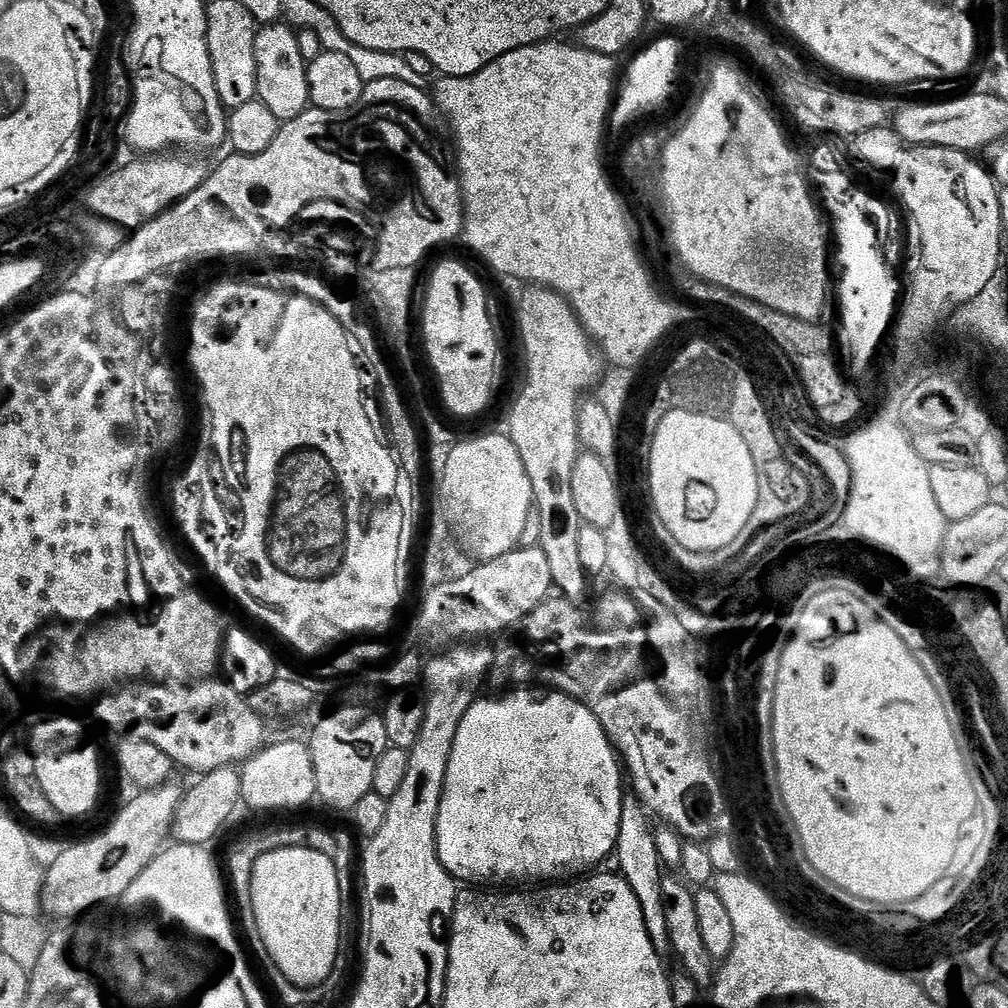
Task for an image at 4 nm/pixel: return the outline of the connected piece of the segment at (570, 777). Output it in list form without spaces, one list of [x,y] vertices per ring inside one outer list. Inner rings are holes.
[[[518,688],[496,695],[500,696],[492,696],[489,700],[476,699],[470,710],[466,710],[466,718],[462,718],[458,734],[454,734],[454,750],[450,750],[450,766],[446,766],[446,782],[436,819],[436,849],[442,866],[452,875],[453,880],[464,886],[544,886],[549,882],[563,881],[565,878],[576,878],[595,869],[600,866],[595,864],[602,863],[607,856],[609,859],[615,853],[618,826],[622,822],[622,802],[626,795],[626,784],[622,779],[622,764],[616,749],[608,741],[598,718],[594,718],[594,714],[586,705],[580,704],[572,696],[555,690],[534,688]],[[506,848],[508,856],[500,856],[500,862],[494,862],[494,854],[506,854]]]

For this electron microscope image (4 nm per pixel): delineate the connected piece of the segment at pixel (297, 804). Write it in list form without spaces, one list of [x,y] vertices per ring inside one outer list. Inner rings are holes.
[[[280,740],[277,744],[269,743],[260,749],[255,756],[245,760],[239,769],[240,799],[249,804],[256,812],[280,812],[283,808],[304,808],[311,800],[317,799],[314,782],[314,758],[310,754],[307,743],[300,740]]]

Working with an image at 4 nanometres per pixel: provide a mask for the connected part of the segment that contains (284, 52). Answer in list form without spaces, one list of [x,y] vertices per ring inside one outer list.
[[[282,22],[263,25],[255,36],[255,58],[258,67],[257,99],[270,107],[282,122],[293,120],[310,106],[307,62],[298,47],[297,33]]]

